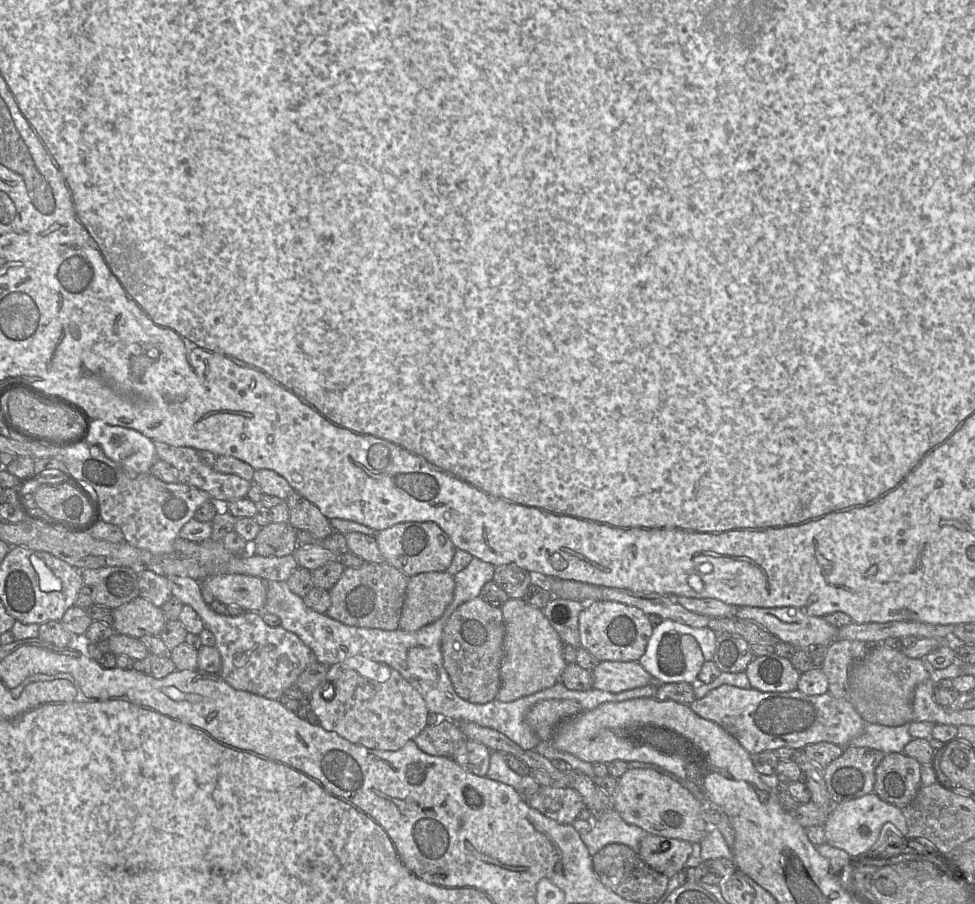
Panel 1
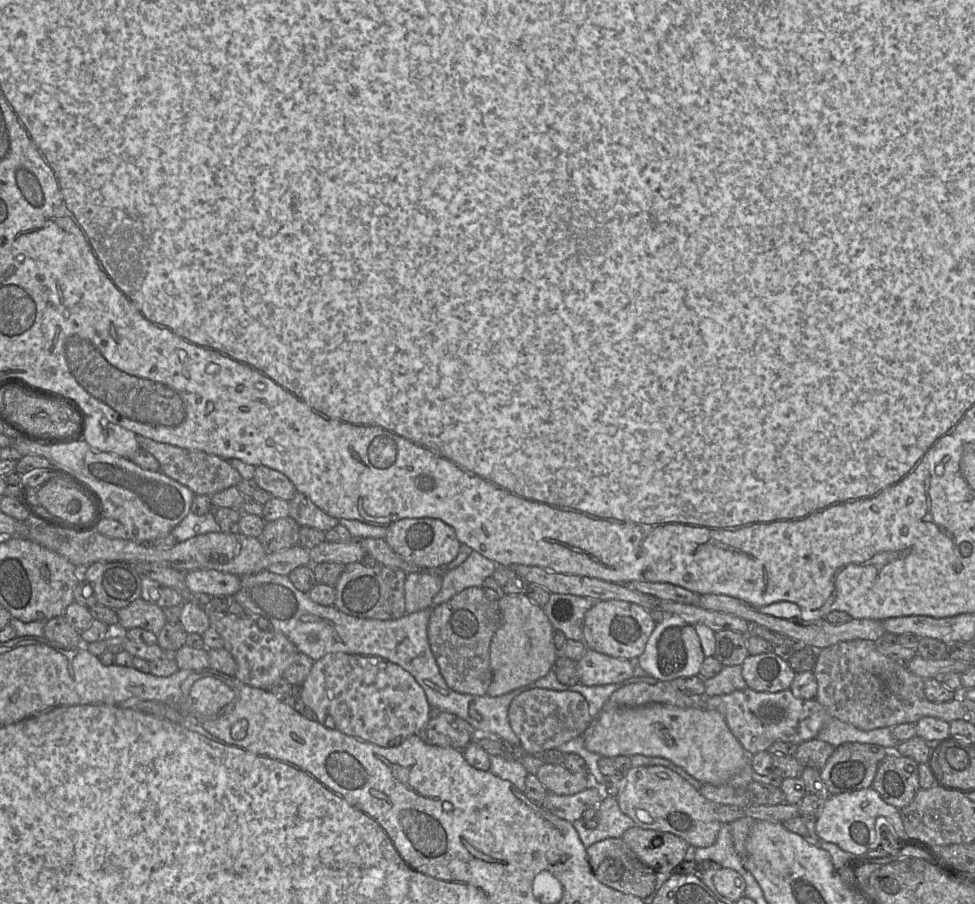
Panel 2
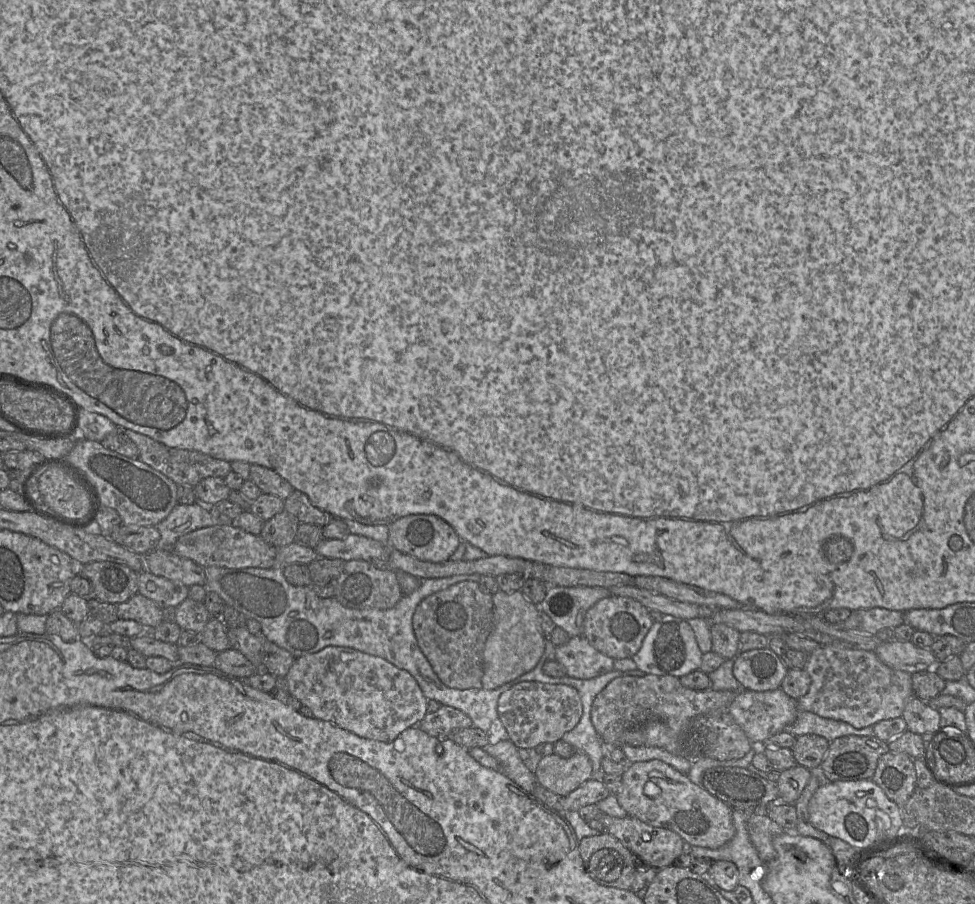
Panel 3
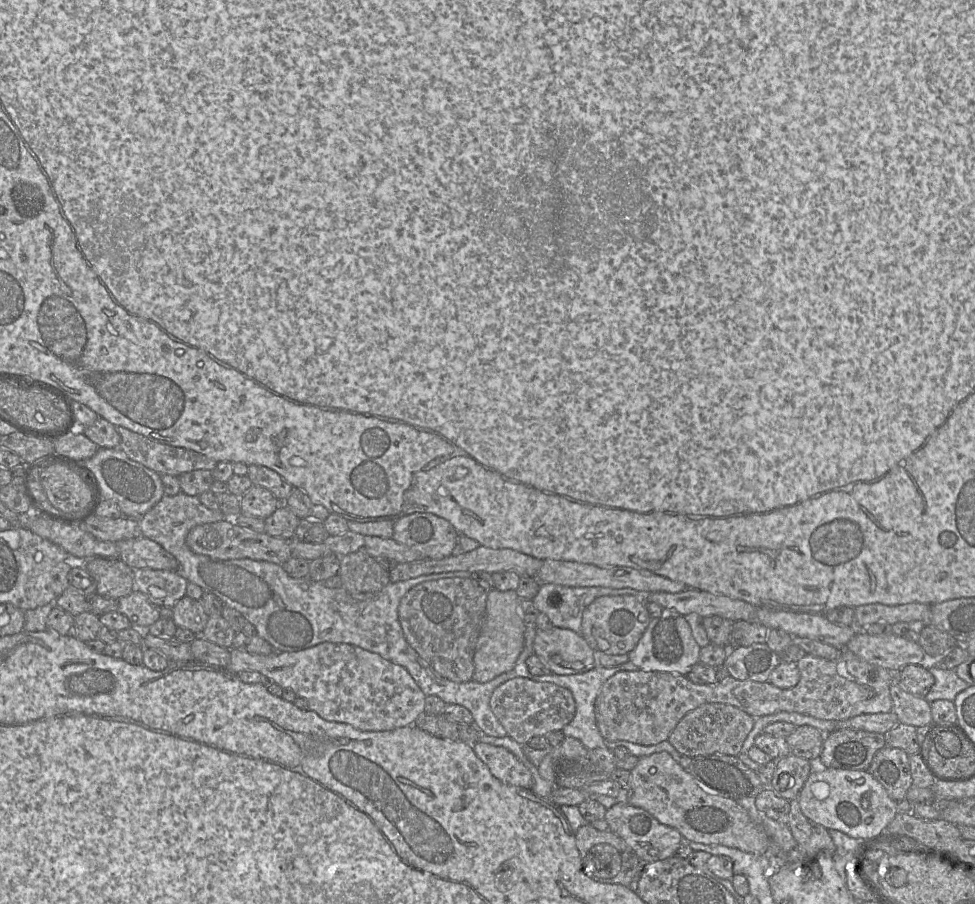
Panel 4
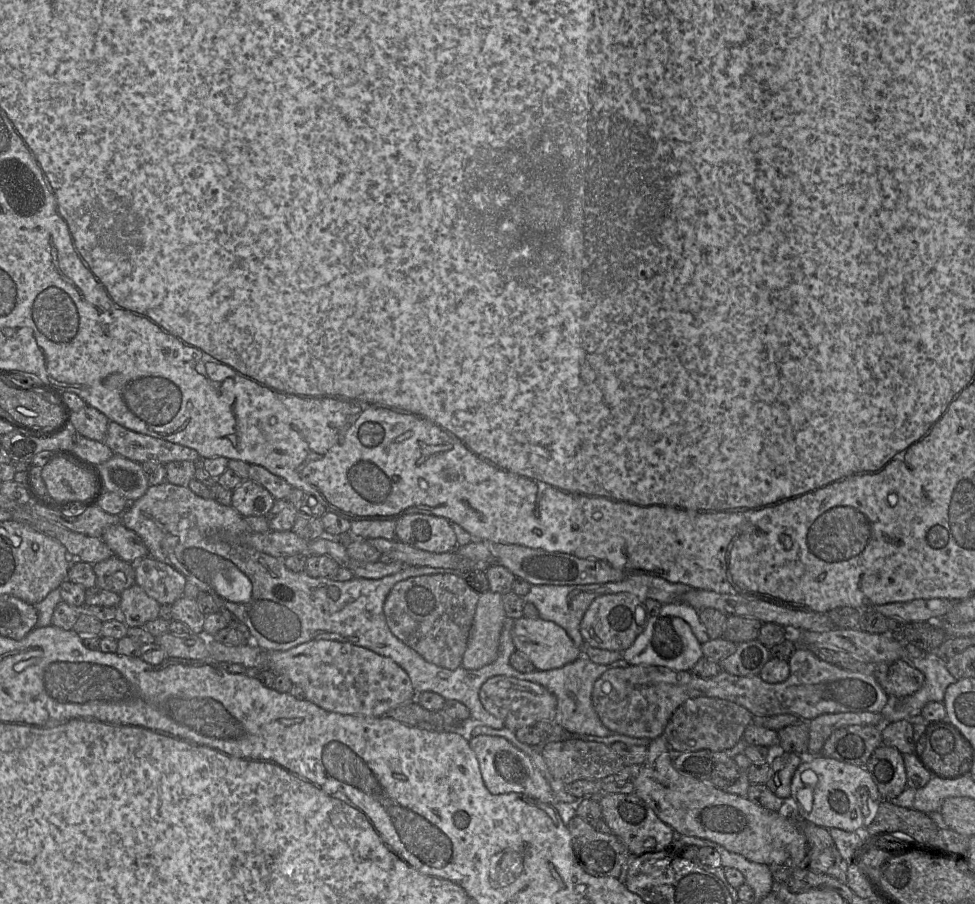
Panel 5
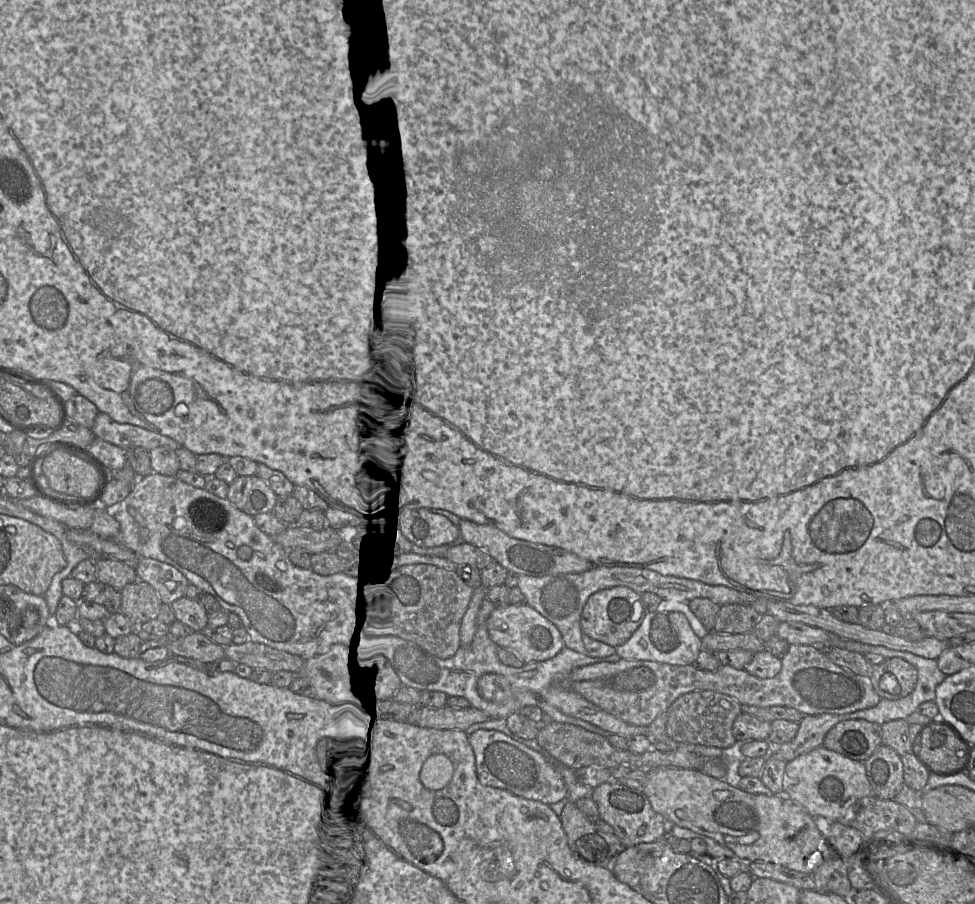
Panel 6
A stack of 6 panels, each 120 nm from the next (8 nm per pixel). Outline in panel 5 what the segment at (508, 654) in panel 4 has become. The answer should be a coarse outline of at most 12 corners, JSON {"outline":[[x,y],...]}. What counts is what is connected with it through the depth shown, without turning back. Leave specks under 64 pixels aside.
{"outline":[[480,594],[462,659],[477,670],[497,659],[507,618],[502,596]]}

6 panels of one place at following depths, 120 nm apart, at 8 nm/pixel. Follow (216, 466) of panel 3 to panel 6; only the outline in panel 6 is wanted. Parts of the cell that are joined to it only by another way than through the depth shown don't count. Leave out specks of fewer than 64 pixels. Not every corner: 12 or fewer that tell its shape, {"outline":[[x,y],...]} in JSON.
{"outline":[[99,412],[91,427],[96,438],[123,450],[176,450],[171,437],[114,421]]}

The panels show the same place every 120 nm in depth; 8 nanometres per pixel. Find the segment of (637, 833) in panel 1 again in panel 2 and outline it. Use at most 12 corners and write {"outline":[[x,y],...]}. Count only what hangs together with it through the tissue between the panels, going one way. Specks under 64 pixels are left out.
{"outline":[[616,798],[597,805],[597,827],[571,822],[585,848],[607,838],[622,838],[634,821]]}

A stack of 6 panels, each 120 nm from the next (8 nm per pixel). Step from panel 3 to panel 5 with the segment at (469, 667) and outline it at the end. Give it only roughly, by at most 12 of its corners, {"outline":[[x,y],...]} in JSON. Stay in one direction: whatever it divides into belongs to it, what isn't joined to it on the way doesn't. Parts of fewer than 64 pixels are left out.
{"outline":[[452,574],[409,577],[384,602],[426,661],[462,666],[480,594]]}

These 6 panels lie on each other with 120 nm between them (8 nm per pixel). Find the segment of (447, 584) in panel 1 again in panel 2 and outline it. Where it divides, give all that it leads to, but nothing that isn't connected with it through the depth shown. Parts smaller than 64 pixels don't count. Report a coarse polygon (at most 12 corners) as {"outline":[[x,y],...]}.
{"outline":[[439,571],[407,573],[406,614],[432,606]]}

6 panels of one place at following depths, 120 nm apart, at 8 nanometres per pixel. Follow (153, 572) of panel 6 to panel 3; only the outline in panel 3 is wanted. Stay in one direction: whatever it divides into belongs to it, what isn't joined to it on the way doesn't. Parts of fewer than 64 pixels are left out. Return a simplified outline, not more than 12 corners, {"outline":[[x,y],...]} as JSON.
{"outline":[[139,572],[138,594],[160,608],[177,607],[189,587]]}

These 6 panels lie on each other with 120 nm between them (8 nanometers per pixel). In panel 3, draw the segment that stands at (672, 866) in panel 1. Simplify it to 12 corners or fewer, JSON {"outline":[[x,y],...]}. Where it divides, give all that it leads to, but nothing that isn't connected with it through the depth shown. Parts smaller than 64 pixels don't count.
{"outline":[[601,811],[595,819],[648,867],[673,865],[685,841],[670,829]]}

